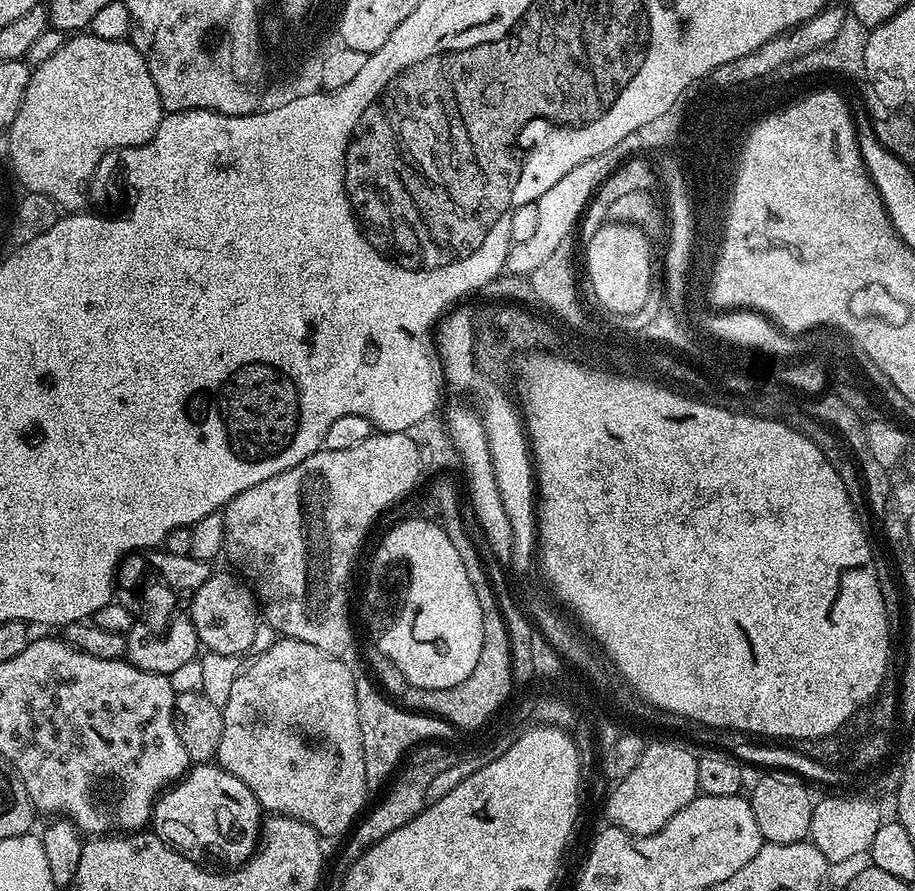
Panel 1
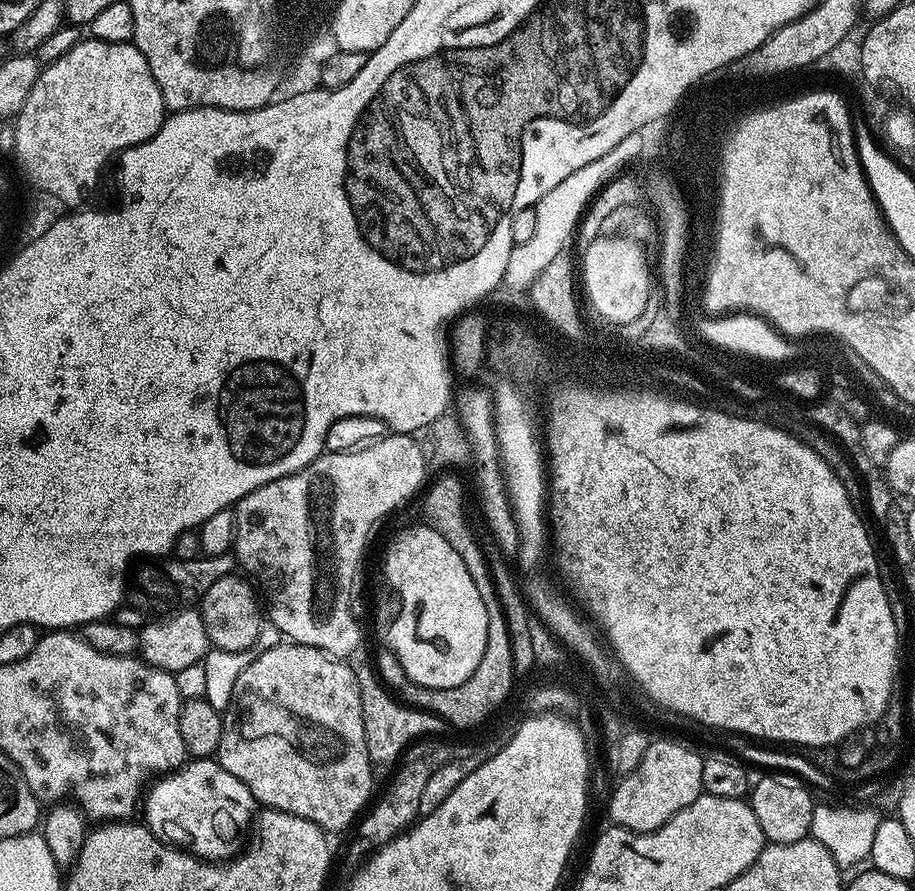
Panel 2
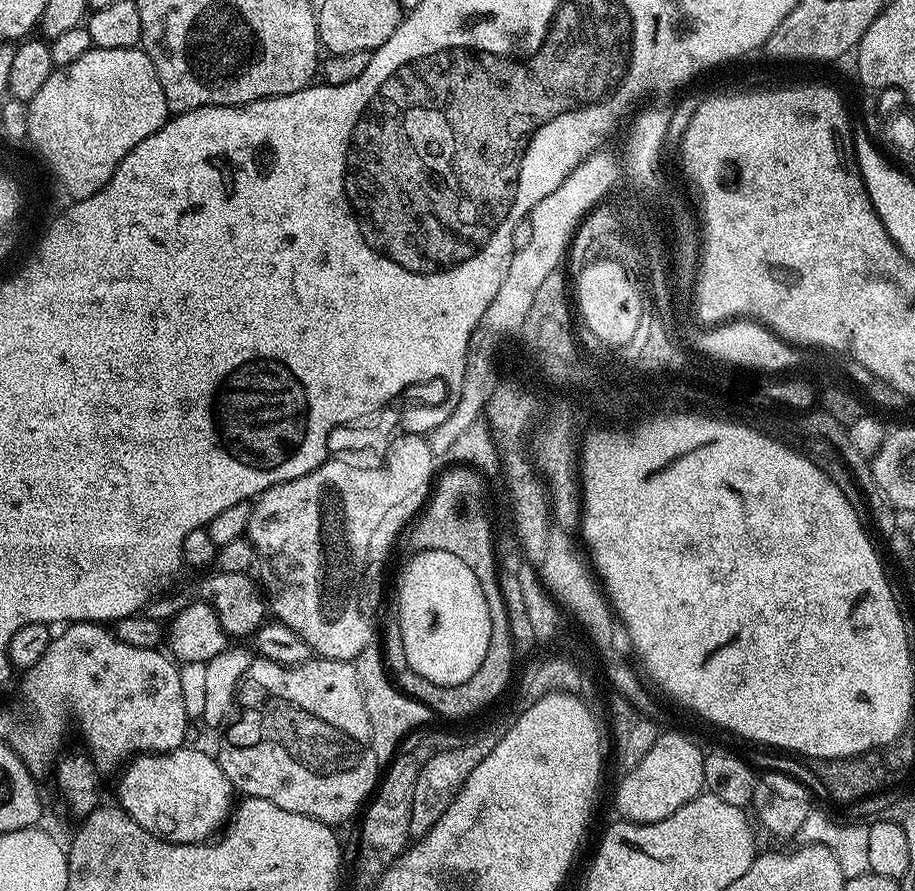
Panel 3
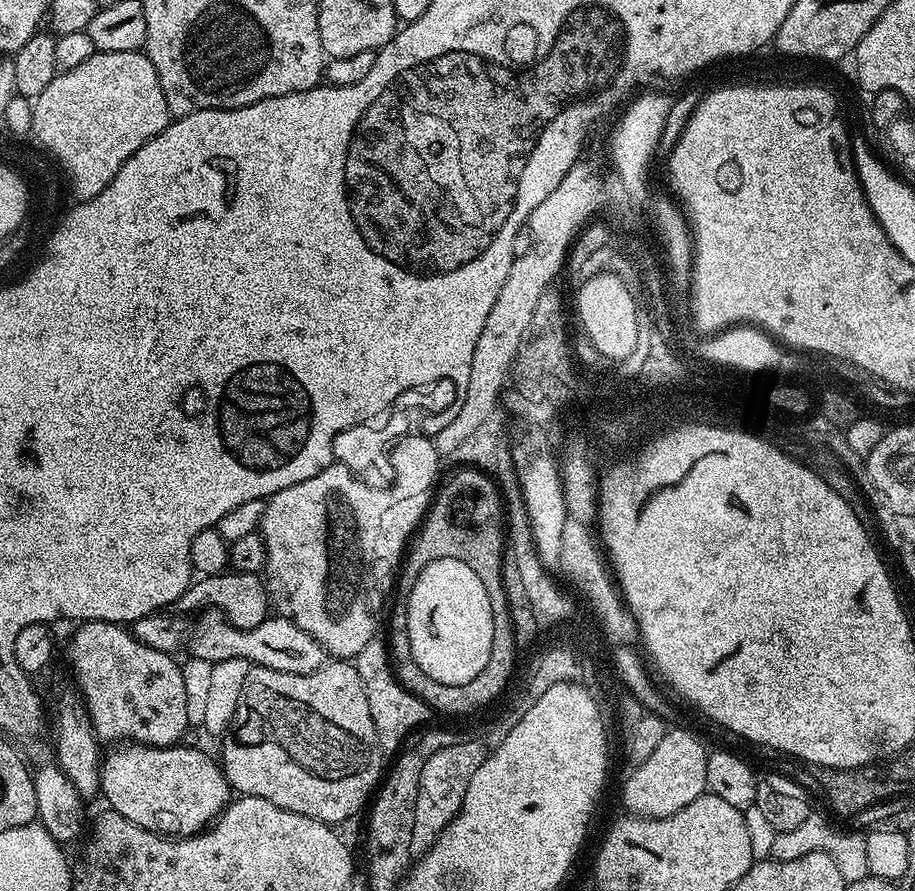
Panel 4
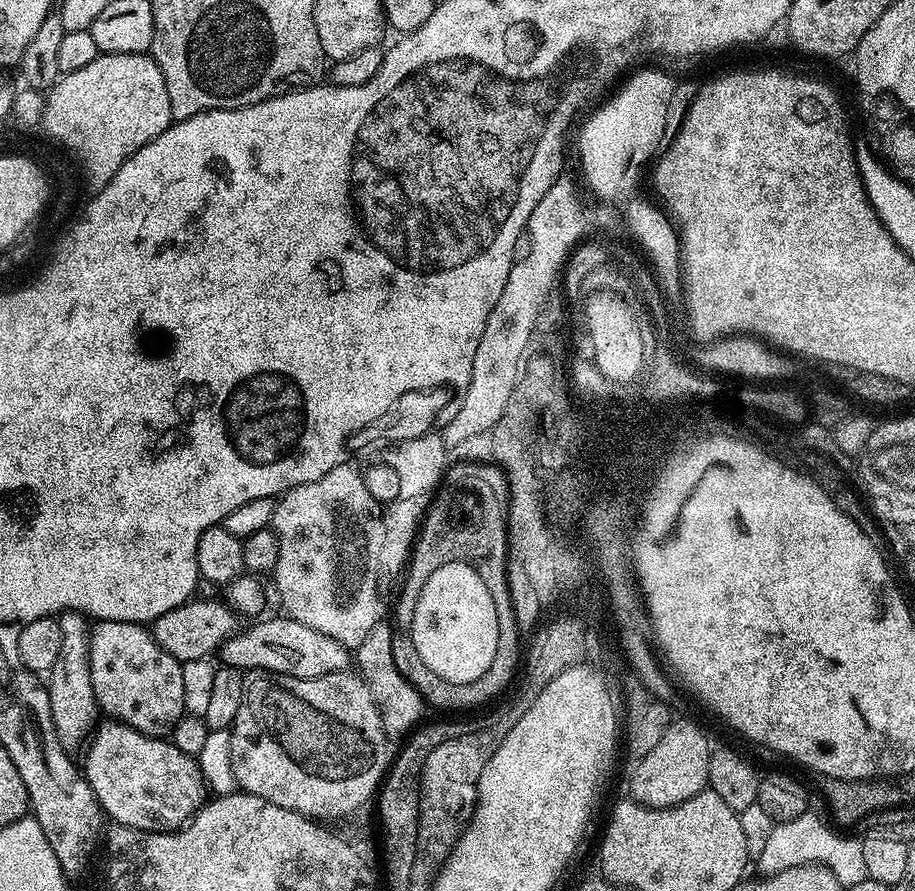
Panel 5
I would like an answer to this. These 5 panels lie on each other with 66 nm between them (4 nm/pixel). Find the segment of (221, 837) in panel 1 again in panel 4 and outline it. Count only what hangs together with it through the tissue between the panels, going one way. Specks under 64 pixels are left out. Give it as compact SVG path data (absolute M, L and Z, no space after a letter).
M125 743L116 746L112 753L103 757L100 765L100 790L103 799L108 799L107 807L130 818L138 826L169 838L183 838L203 833L219 817L229 803L230 785L221 765L196 748L173 746L170 748L150 748L146 744Z

